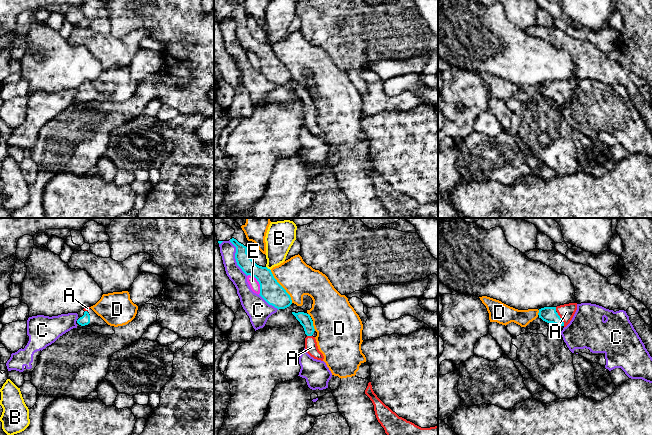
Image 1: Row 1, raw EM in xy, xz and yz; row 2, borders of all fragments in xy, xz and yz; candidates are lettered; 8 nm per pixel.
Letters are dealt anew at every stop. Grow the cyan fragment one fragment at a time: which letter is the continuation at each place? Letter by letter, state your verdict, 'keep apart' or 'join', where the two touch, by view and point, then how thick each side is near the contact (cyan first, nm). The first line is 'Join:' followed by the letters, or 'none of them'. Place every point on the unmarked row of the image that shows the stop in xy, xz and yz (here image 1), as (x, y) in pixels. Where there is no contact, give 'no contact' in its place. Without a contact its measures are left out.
Join: A
A: join | yz (561, 95) | 130/130 nm
B: keep apart | xz (267, 44) | 180/220 nm
C: keep apart | xz (235, 34) | 120/120 nm
D: keep apart | xz (281, 62) | 180/280 nm
E: keep apart | xz (259, 59) | 180/80 nm

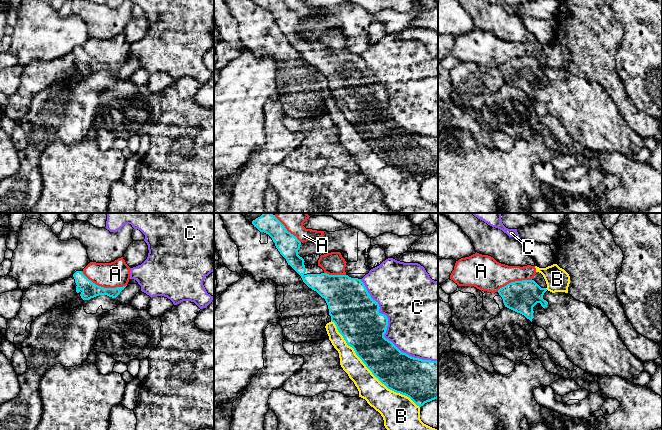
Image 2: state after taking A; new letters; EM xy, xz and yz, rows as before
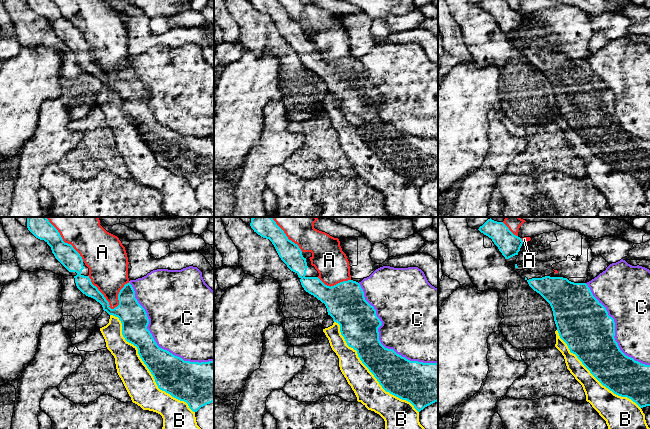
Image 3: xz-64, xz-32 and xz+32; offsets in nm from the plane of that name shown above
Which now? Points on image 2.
Join: none of them
A: keep apart | xy (103, 63) | 130/200 nm
B: keep apart | xz (369, 145) | 320/200 nm
C: keep apart | xz (385, 108) | 360/440 nm

